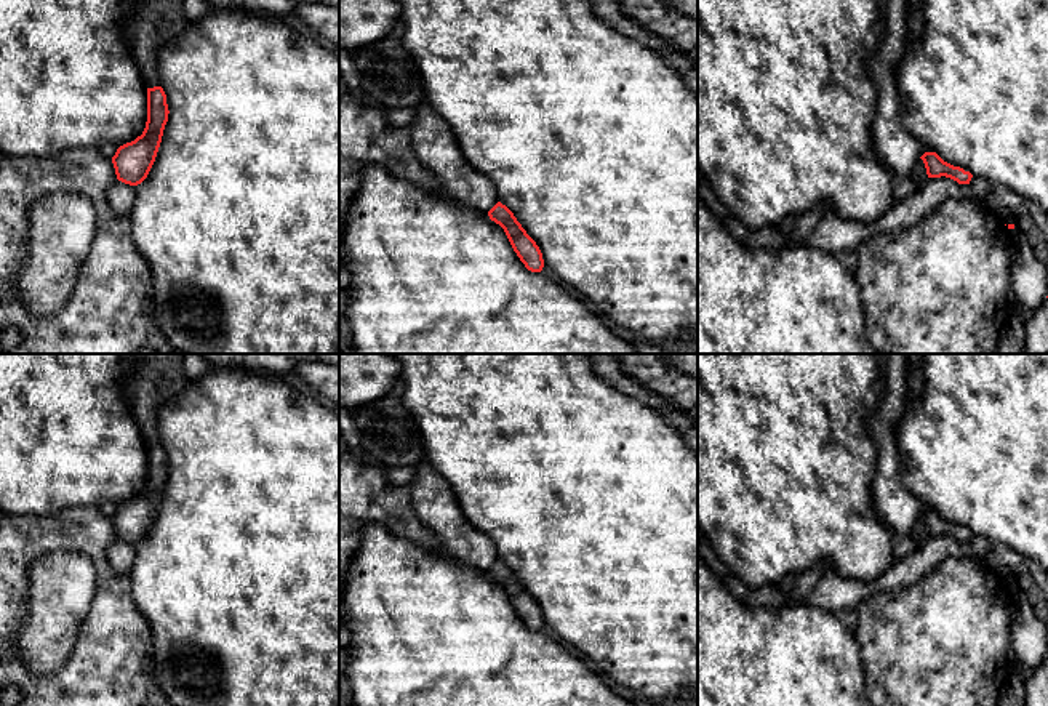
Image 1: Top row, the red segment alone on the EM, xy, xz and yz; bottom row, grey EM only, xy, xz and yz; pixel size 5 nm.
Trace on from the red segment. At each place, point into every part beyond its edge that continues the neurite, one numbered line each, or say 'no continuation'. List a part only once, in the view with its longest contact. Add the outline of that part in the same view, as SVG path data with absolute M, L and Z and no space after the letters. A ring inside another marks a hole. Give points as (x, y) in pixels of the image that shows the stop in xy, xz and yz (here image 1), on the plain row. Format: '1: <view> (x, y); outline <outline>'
1: xy (154, 380); outline M126 354L130 375L122 391L141 429L146 447L162 445L157 427L158 410L176 399L187 384L181 354Z

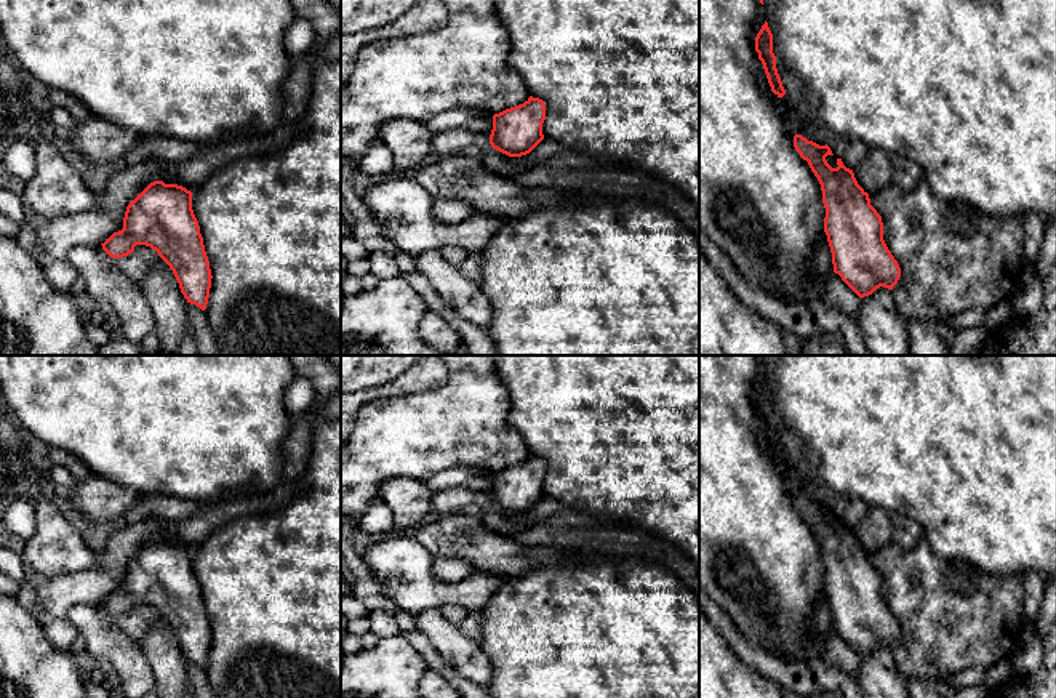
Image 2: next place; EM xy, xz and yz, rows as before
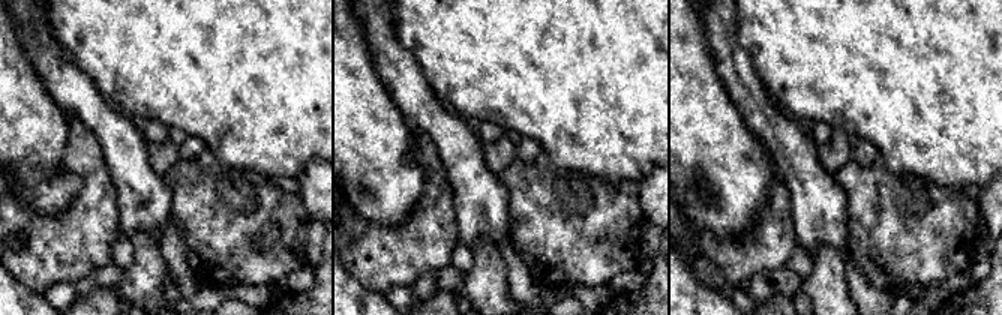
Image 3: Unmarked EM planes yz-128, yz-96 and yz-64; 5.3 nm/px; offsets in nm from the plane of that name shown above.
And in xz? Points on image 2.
no continuation

